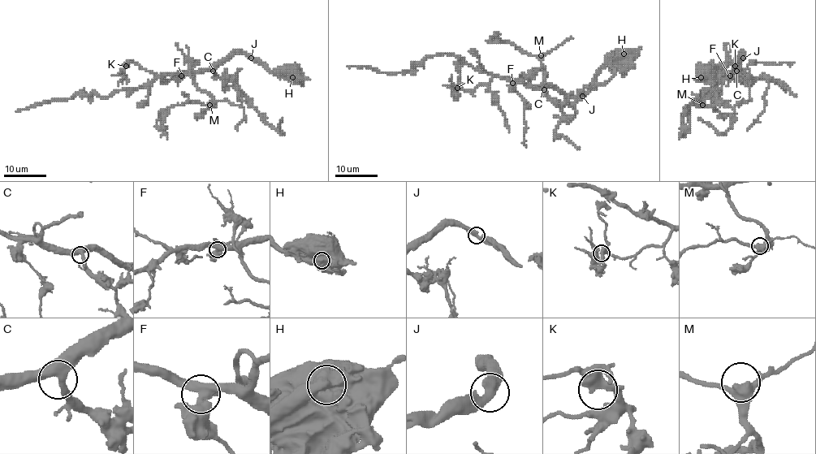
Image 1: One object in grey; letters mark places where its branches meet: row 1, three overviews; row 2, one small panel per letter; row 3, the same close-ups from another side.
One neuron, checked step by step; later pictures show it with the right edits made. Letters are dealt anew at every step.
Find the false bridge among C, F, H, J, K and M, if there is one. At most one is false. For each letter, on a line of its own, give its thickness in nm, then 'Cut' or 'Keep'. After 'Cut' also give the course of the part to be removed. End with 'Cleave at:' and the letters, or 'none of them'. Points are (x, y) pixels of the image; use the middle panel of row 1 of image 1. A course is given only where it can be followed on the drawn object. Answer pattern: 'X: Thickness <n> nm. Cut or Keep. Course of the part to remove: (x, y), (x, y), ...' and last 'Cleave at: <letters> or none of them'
C: Thickness 380 nm. Keep
F: Thickness 460 nm. Keep
H: Thickness 1200 nm. Cut. Course of the part to remove: (623, 54), (607, 63), (583, 95), (508, 81), (446, 54), (396, 73), (347, 67)
J: Thickness 400 nm. Keep
K: Thickness 480 nm. Keep
M: Thickness 460 nm. Keep
Cleave at: H

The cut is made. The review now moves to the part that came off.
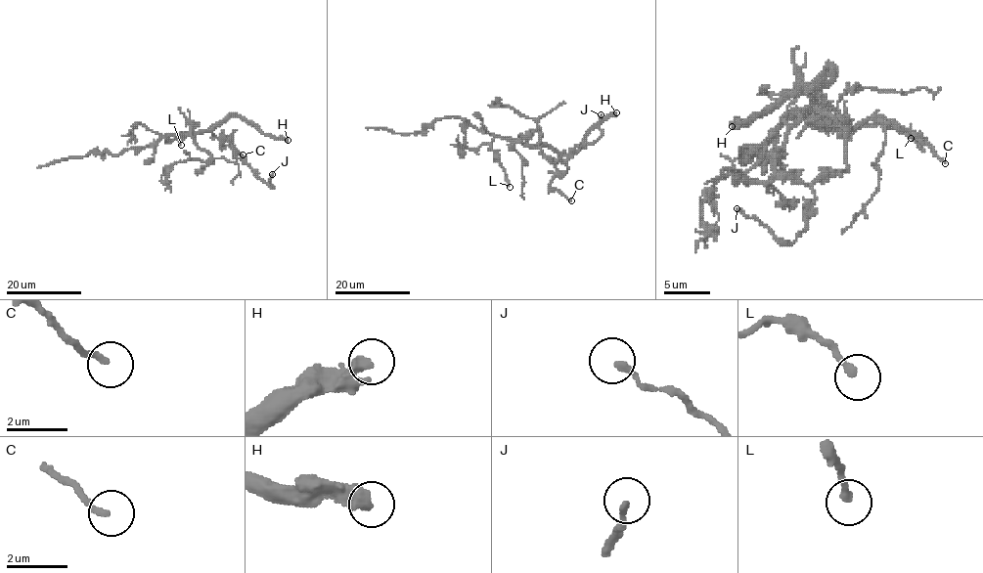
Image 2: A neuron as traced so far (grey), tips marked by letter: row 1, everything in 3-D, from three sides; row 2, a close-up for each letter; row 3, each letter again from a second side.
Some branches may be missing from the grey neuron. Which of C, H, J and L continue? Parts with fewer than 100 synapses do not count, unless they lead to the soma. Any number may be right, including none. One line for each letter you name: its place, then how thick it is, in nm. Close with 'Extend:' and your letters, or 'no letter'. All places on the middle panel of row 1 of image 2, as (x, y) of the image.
H: at (616, 112); 500 nm thick
Extend: H

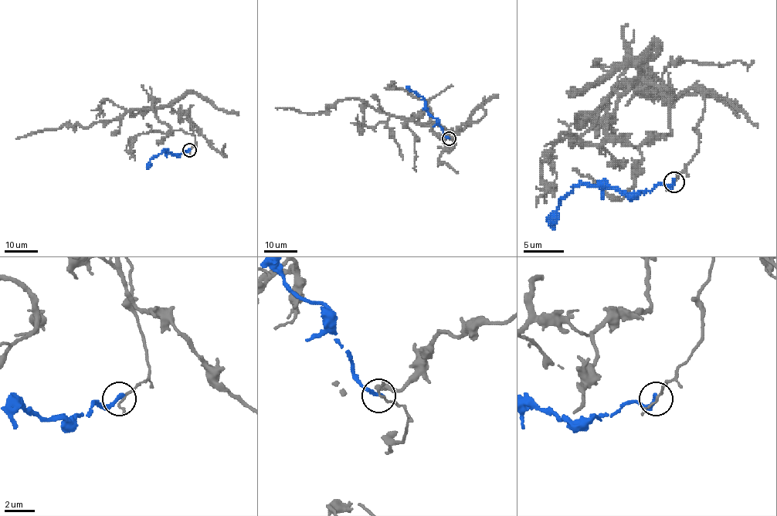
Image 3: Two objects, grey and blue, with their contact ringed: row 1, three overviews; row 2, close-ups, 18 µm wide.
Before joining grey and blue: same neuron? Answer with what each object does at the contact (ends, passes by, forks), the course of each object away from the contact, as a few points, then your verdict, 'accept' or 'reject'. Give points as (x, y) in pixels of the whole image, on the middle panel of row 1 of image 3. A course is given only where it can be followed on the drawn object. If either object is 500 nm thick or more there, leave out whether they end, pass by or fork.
grey passes by | blue ends | grey via (449, 138), (456, 143), (449, 151), (429, 125), (389, 116), (354, 98), (342, 99), (314, 113), (276, 108) | blue via (449, 138), (443, 134), (437, 119), (428, 113), (423, 97), (406, 88) | reject

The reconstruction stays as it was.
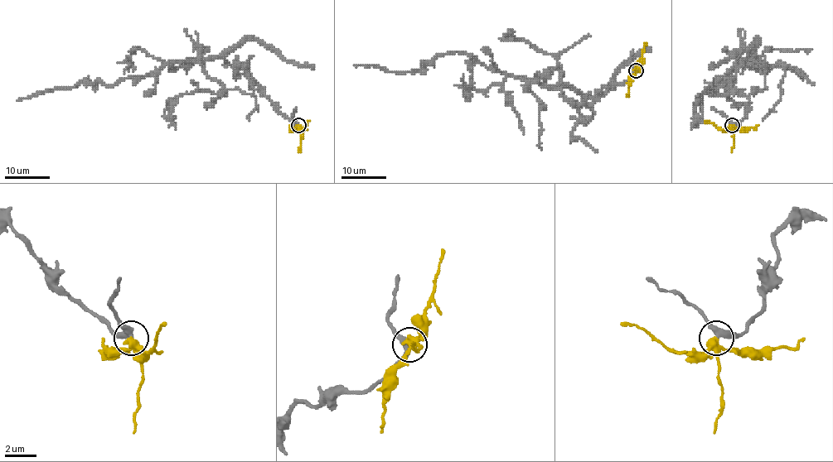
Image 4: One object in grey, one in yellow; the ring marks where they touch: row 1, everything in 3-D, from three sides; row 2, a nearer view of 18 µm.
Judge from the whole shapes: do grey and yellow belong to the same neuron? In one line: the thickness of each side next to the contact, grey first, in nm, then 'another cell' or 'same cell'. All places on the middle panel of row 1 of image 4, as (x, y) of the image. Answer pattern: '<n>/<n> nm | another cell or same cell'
360/300 nm | same cell

